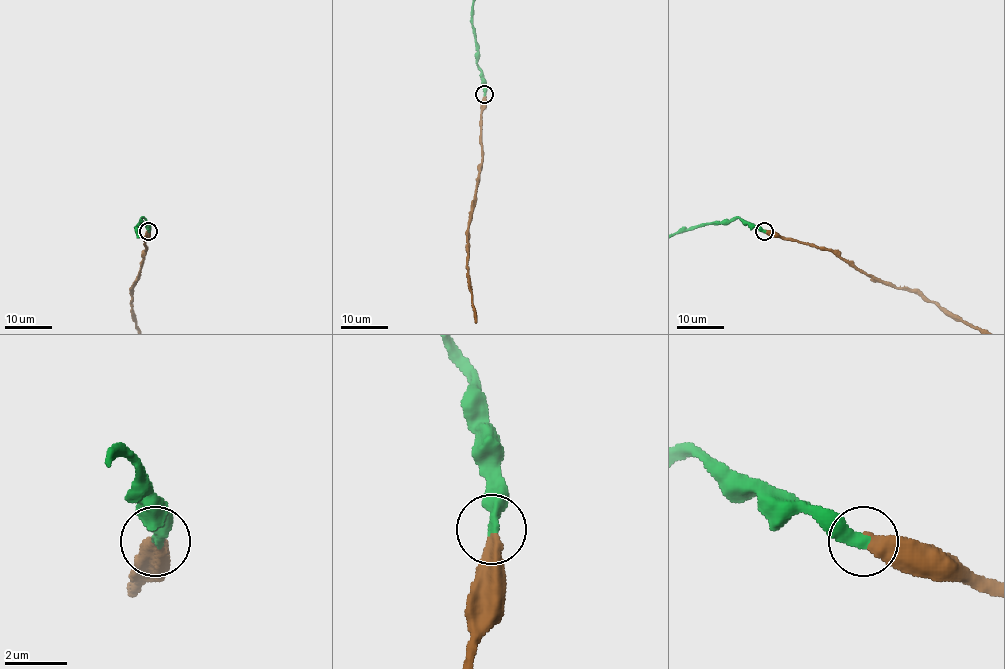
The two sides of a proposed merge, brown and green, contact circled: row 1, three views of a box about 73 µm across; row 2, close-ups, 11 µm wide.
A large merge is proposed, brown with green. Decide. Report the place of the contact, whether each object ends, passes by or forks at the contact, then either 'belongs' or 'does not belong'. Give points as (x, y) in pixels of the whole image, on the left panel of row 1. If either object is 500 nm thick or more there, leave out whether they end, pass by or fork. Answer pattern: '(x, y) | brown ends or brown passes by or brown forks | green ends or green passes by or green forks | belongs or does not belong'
(148, 231) | brown ends | green ends | belongs

